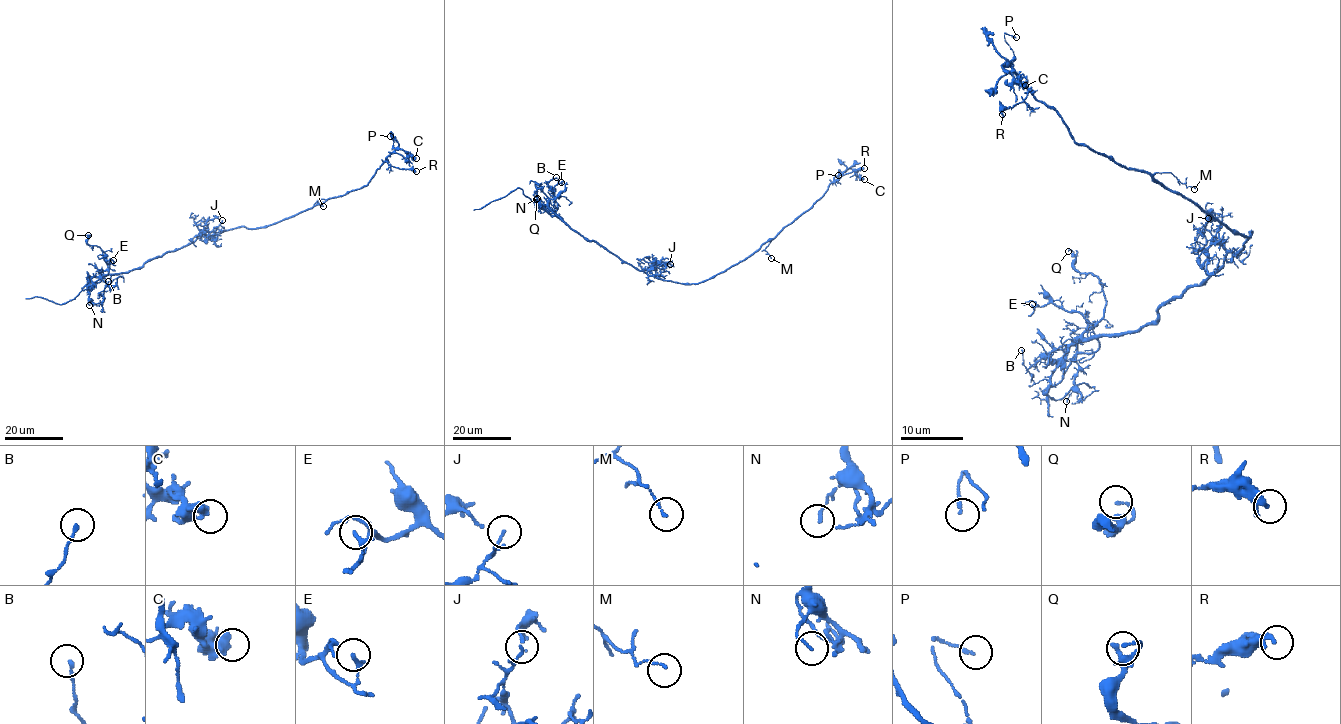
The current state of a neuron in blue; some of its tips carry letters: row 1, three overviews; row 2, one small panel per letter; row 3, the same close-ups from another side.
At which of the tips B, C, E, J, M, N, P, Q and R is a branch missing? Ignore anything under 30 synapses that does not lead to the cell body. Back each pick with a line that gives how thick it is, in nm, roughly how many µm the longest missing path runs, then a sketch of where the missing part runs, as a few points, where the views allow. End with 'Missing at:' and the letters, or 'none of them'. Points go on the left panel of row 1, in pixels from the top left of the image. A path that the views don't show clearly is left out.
Missing at: none of them

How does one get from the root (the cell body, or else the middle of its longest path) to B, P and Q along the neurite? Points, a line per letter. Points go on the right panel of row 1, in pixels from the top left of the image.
B: (1248, 240), (1207, 279), (1165, 303), (1158, 317), (1138, 331), (1075, 340), (1047, 379), (1032, 379), (1021, 350)
P: (1248, 240), (1251, 232), (1235, 234), (1147, 173), (1079, 145), (1060, 115), (1019, 81), (1003, 35), (1016, 37)
Q: (1248, 240), (1154, 322), (1099, 336), (1100, 281), (1080, 273), (1068, 251)

